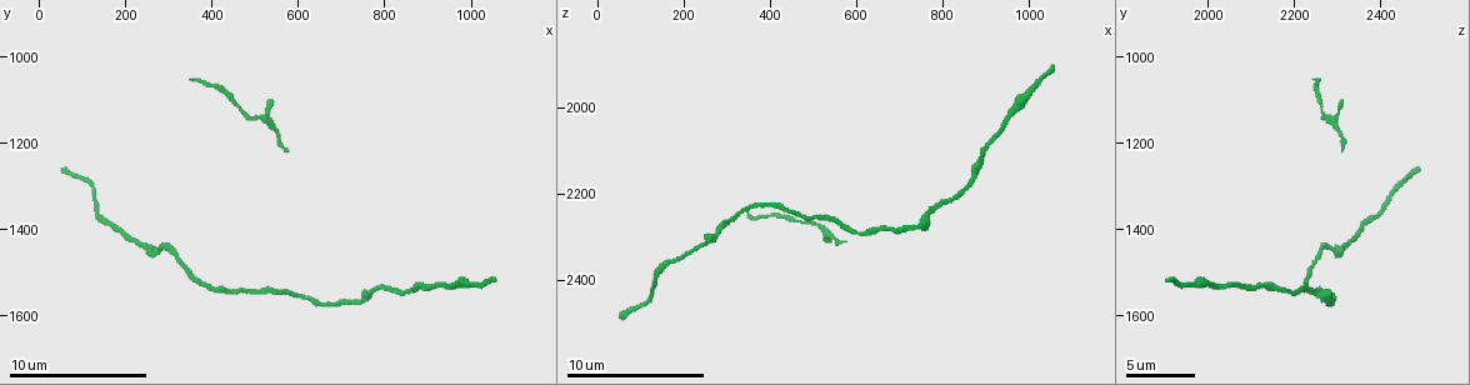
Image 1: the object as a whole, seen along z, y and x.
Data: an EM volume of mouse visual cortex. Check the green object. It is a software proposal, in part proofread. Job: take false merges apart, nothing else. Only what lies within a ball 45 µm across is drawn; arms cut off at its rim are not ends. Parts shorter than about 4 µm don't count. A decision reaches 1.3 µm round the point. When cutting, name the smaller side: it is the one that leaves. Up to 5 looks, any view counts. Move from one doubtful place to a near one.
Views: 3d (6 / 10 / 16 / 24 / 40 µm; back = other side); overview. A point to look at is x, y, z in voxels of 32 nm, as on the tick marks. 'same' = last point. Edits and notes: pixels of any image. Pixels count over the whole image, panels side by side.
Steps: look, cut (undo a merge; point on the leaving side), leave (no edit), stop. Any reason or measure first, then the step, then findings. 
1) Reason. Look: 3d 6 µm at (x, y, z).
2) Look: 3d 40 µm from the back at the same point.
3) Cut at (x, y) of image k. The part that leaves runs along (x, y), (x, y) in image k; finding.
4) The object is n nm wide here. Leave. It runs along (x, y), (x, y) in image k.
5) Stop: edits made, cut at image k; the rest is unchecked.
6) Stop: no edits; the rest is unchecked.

Sudden change in width. Look: 3d 16 µm at (555, 1200, 2310).

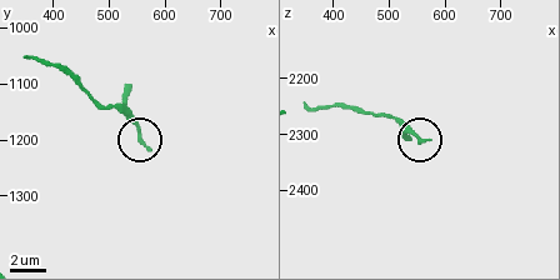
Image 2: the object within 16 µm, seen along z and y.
Leave. One neuron here.

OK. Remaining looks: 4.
Look: 3d 10 µm at (555, 1545, 2265).

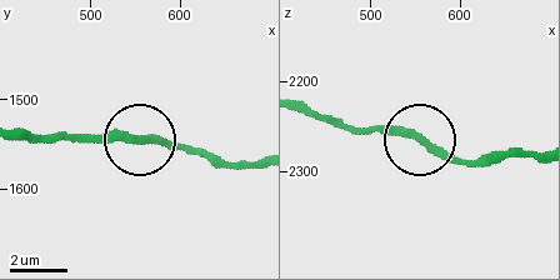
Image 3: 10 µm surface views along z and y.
Leave. It runs along (138, 136), (65, 136) in image 3; all the same neuron.

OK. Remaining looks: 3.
Sudden change in width. Look: 3d 10 µm at (880, 1535, 2125).

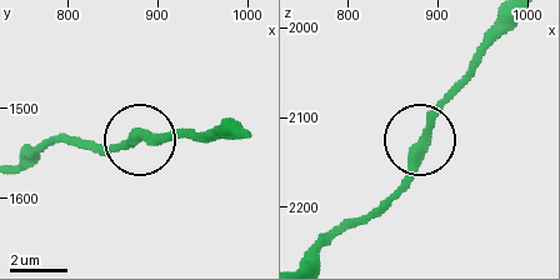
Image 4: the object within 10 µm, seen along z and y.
Leave. One neuron here.

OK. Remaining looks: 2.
Stop: no edits; the rest is unchecked.

